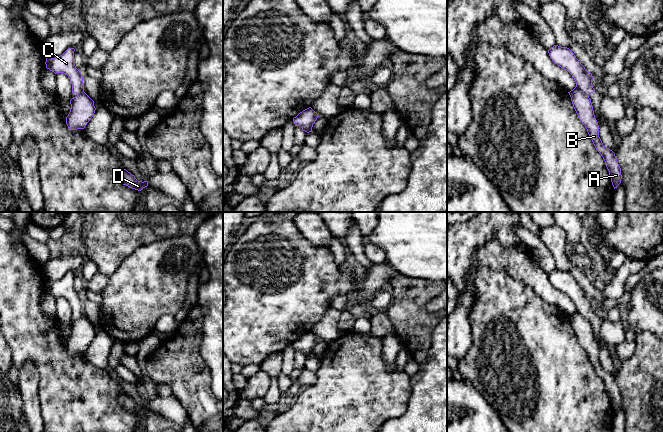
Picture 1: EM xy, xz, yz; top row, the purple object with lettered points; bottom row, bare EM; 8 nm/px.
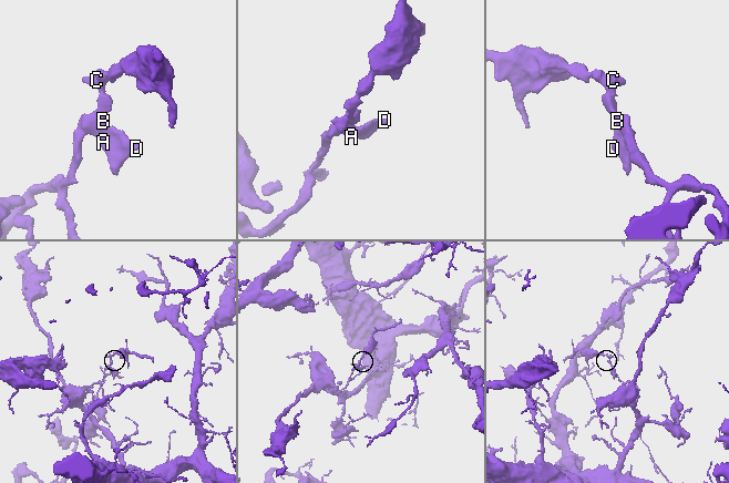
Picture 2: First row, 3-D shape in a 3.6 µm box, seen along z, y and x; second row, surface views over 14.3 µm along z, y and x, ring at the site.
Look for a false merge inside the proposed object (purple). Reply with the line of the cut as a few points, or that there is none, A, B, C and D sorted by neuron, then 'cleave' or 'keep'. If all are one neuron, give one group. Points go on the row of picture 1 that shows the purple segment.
cut yz (576, 86), (588, 96); groups A B D / C; cleave

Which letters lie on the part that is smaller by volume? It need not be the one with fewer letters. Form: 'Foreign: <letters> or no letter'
Foreign: C

